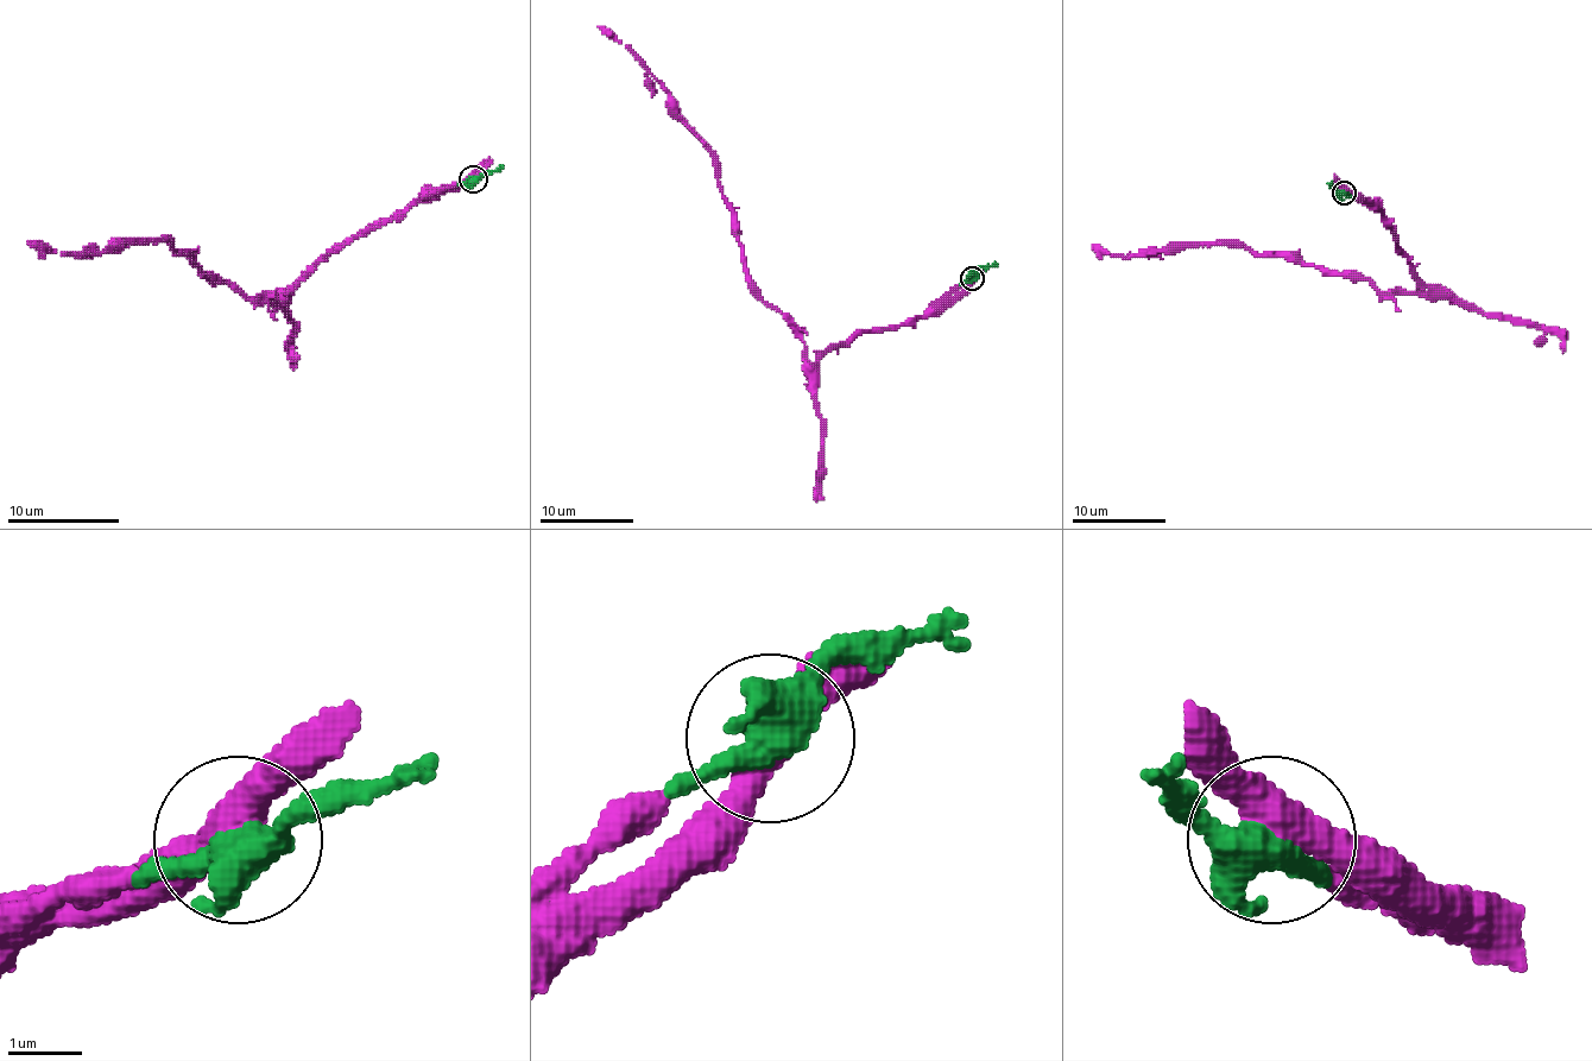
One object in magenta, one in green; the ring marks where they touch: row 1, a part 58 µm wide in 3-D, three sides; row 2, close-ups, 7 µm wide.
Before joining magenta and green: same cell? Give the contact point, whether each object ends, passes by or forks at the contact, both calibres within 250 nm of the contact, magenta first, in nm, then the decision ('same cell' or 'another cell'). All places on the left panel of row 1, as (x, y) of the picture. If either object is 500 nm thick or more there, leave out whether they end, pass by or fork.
at (473, 178); magenta passes by; green forks there; 480 nm thick on the magenta side, 420 nm on the other; same cell

